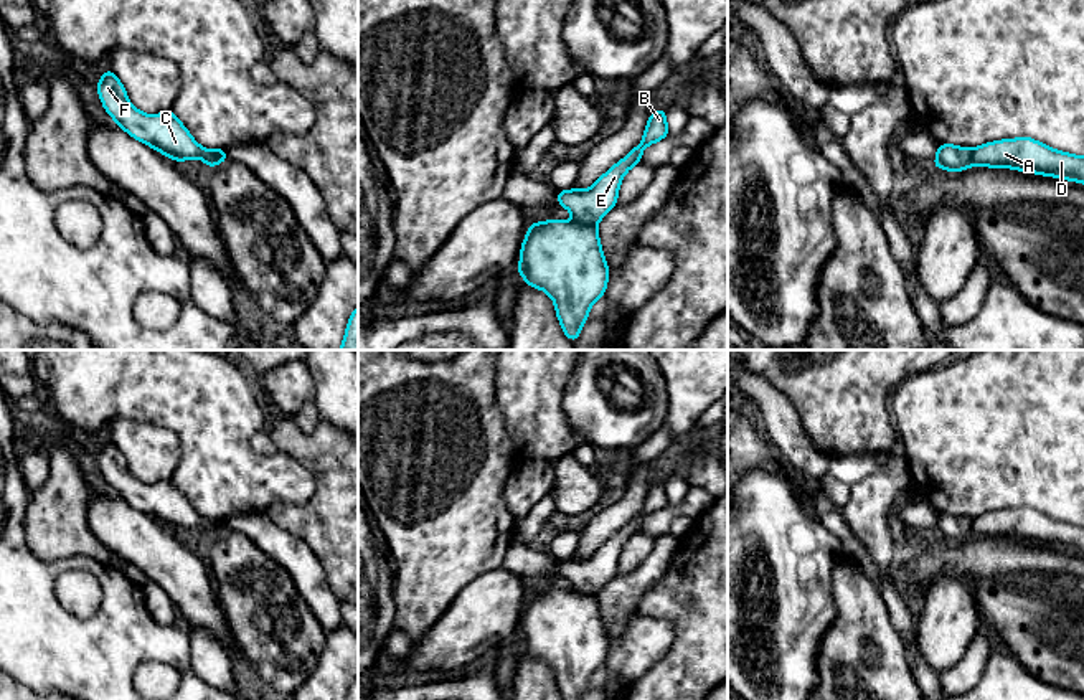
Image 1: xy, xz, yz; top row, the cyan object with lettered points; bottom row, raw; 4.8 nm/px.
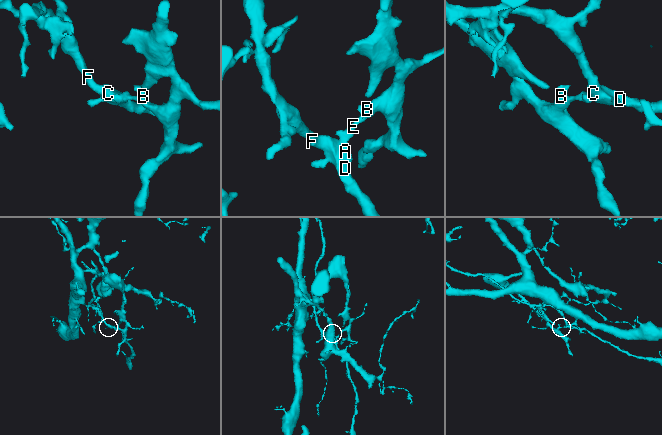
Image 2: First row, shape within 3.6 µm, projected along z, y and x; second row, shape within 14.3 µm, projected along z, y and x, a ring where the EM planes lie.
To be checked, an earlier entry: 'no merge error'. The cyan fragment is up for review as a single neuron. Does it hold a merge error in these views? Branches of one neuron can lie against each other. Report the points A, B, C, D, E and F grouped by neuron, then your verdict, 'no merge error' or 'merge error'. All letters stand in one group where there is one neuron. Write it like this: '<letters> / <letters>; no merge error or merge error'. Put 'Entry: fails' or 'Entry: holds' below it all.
A C D F / B E; merge error
Entry: fails

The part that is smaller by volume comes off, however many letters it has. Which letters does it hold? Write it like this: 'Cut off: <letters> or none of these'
Cut off: A, C, D, F

